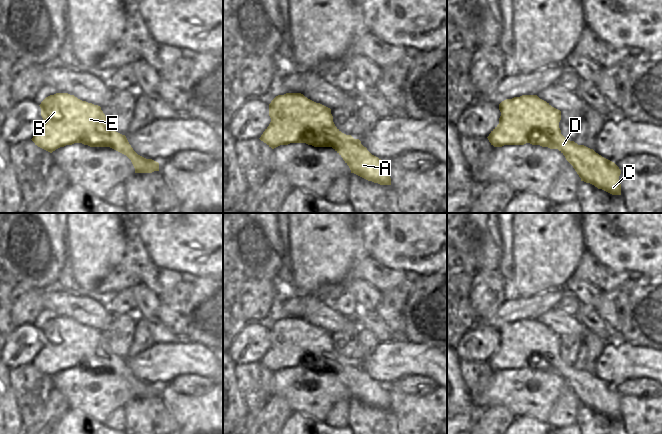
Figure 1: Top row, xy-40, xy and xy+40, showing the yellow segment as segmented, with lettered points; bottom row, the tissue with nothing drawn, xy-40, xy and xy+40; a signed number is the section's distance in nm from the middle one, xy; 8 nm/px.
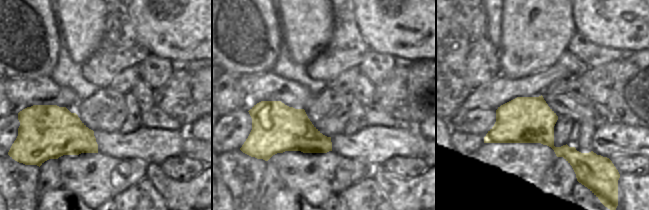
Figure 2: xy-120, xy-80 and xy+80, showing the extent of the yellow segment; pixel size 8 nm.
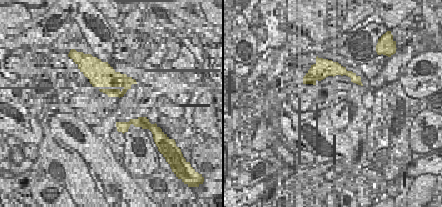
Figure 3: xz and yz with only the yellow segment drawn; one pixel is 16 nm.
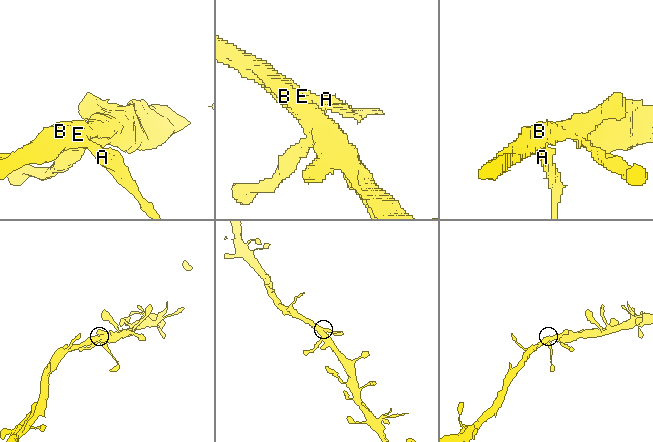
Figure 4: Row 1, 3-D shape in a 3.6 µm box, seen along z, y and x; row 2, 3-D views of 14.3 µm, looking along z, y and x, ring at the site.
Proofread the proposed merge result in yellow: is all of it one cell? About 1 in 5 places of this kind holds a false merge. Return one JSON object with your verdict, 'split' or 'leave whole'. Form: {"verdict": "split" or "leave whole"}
{"verdict": "leave whole"}

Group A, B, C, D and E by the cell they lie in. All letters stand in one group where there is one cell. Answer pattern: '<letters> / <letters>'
A B C D E

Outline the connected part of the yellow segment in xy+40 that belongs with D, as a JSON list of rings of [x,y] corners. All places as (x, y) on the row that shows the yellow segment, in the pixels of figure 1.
[[[522,95],[512,99],[506,99],[499,104],[501,116],[499,124],[487,137],[494,147],[504,145],[540,145],[550,149],[558,149],[573,166],[581,181],[590,183],[612,195],[621,195],[619,176],[621,170],[612,161],[602,157],[593,149],[584,145],[578,145],[574,141],[566,139],[559,128],[561,111],[552,107],[537,95]]]

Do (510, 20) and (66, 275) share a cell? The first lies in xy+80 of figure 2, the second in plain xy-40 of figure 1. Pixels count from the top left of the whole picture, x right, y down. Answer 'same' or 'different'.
different

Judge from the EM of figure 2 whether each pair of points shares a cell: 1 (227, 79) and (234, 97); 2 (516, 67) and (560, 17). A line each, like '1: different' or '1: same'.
1: same
2: same

